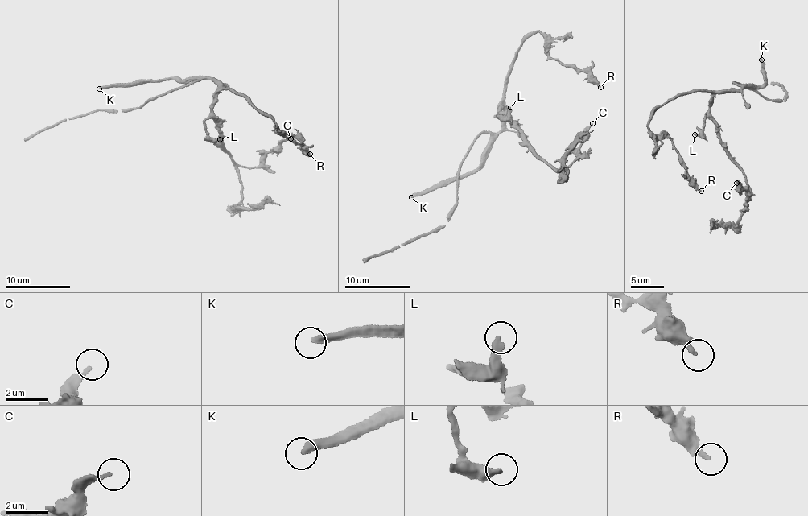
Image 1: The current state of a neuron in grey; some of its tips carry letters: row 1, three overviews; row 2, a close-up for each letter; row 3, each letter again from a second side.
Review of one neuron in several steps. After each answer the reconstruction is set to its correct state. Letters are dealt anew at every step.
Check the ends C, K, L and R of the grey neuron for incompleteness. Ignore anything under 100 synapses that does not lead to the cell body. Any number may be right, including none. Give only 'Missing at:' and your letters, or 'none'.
Missing at: K

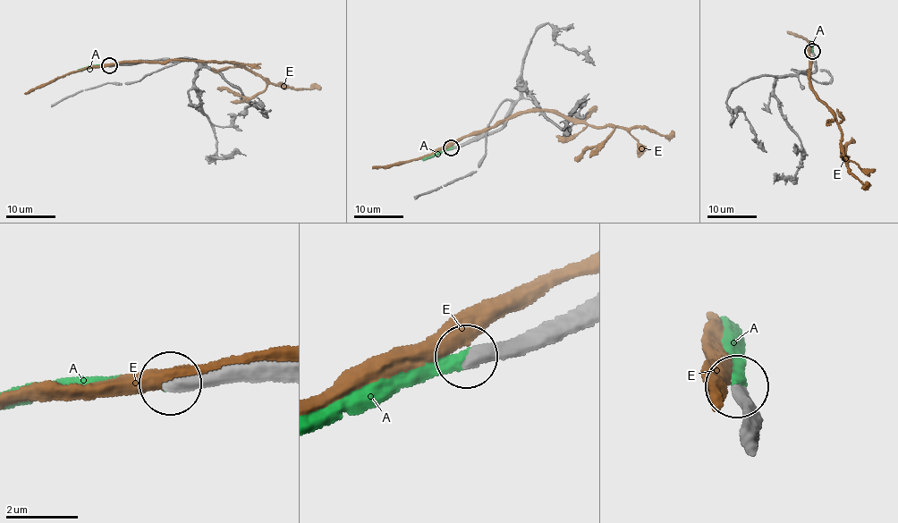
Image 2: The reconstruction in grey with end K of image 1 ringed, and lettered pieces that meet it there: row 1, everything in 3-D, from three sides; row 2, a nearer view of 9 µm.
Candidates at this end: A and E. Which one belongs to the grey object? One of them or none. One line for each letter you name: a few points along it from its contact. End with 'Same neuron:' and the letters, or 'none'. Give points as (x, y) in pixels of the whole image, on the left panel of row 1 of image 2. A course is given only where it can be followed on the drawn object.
A: via (109, 66), (77, 71)
Same neuron: A

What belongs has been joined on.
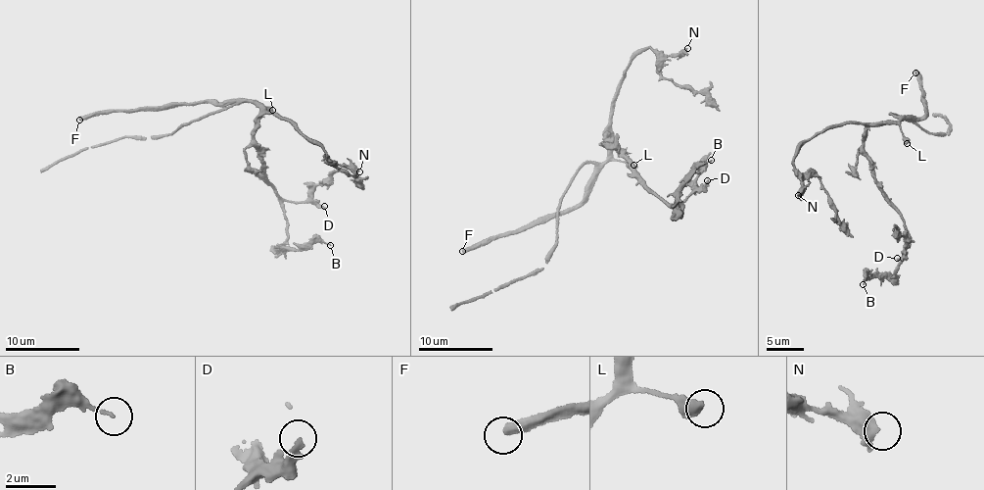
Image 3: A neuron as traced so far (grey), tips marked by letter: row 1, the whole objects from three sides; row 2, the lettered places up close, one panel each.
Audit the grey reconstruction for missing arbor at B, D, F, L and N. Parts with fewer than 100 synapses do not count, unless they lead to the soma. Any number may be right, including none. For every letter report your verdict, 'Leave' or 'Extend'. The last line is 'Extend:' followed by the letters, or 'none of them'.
B: Leave
D: Leave
F: Extend
L: Leave
N: Leave
Extend: F

